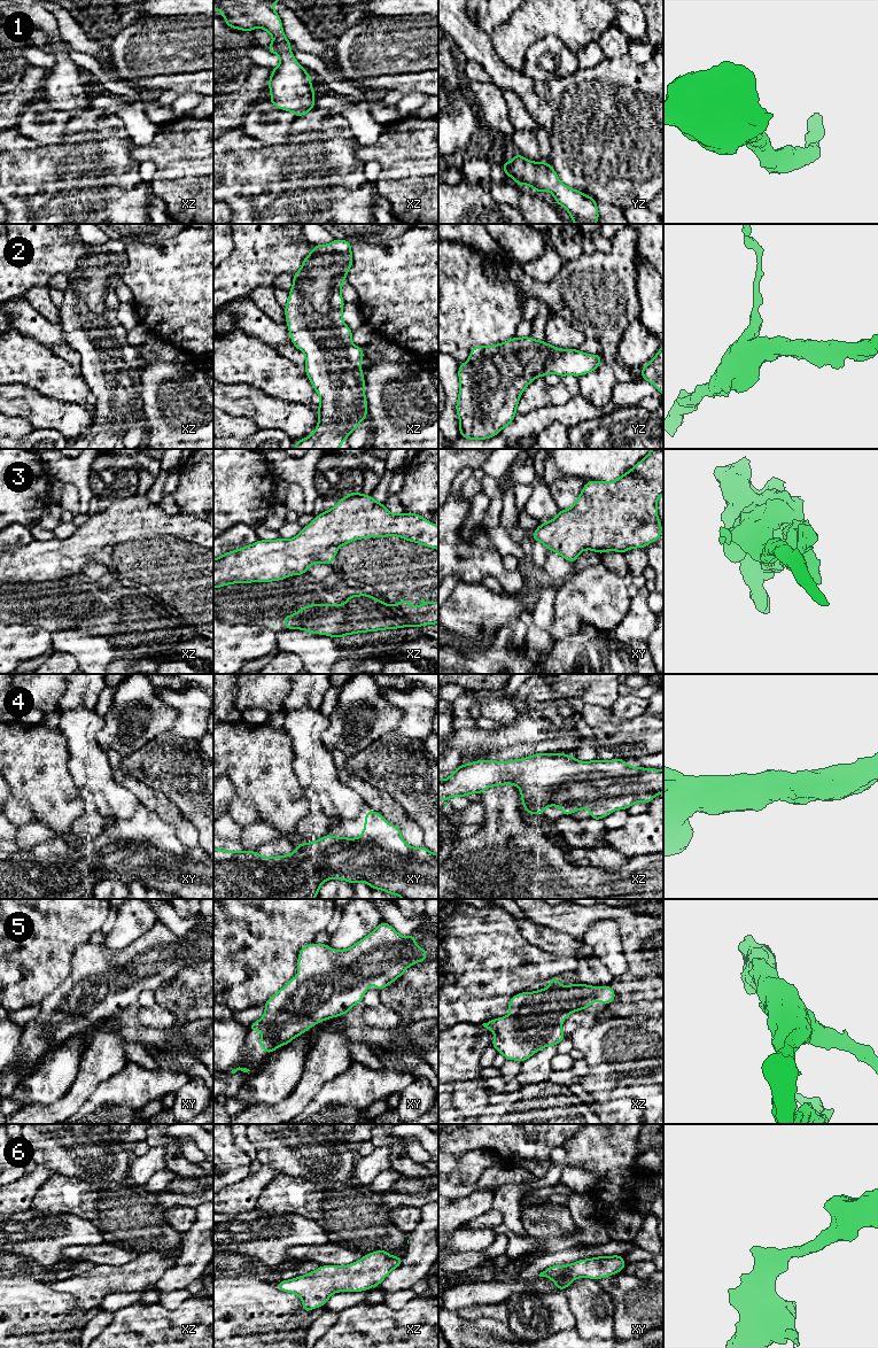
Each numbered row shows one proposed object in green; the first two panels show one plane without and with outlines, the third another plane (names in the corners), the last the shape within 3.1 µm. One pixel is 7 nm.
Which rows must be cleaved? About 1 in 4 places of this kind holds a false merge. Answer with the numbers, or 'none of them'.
none of them

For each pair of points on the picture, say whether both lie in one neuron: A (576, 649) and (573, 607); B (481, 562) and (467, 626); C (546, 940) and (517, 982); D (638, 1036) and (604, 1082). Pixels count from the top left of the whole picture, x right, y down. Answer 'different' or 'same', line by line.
A: different
B: different
C: different
D: same

